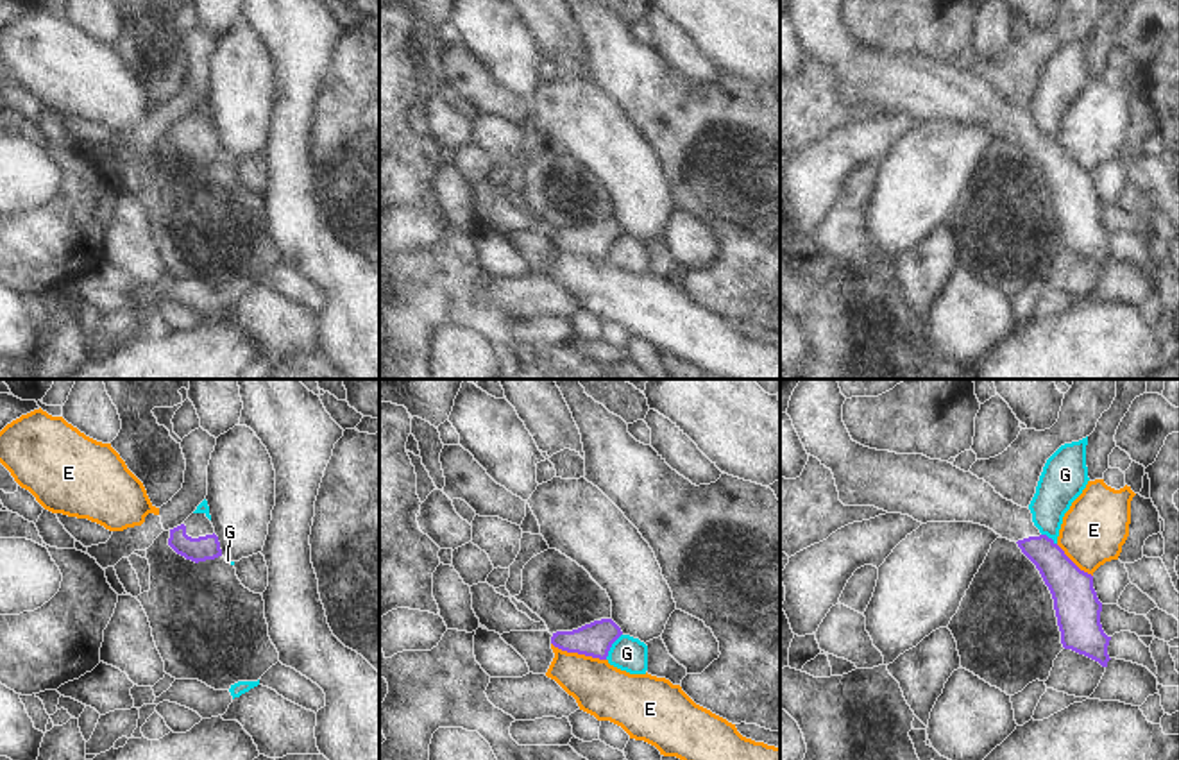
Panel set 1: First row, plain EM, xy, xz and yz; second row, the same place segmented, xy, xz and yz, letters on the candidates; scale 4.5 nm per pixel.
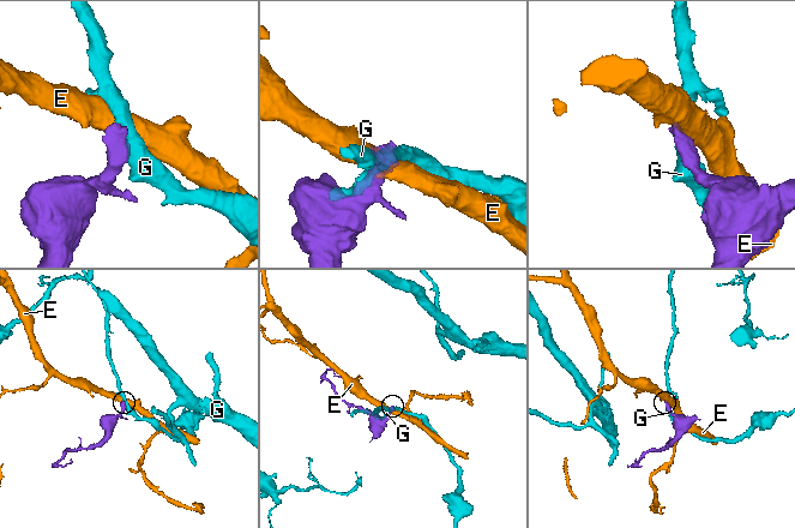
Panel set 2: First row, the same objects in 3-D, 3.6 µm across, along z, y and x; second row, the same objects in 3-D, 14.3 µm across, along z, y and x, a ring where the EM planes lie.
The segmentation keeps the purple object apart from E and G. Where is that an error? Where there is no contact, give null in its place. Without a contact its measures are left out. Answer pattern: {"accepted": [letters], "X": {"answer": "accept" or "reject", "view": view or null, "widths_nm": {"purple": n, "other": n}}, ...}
{"accepted": [], "E": {"answer": "reject", "view": "xz", "widths_nm": {"purple": 150, "other": 240}}, "G": {"answer": "reject", "view": "xz", "widths_nm": {"purple": 150, "other": 160}}}

